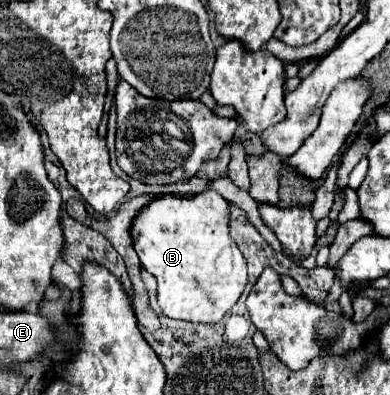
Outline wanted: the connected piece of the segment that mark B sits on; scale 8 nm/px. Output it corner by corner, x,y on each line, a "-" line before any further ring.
204,190
202,194
192,198
162,194
150,204
146,204
140,214
136,214
130,234
142,268
158,280
158,304
168,318
198,324
216,324
242,296
248,282
246,258
236,246
236,242
230,238
230,204
218,192

